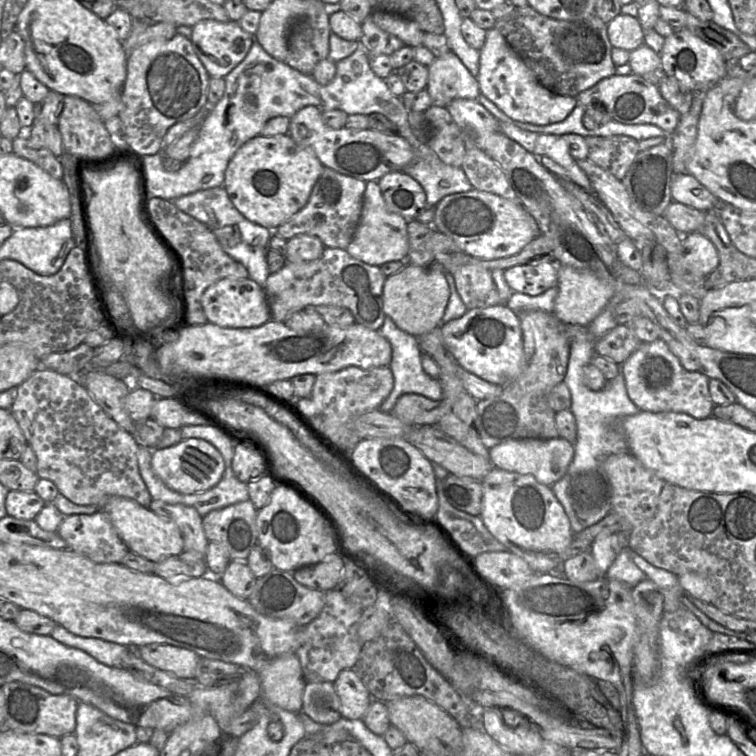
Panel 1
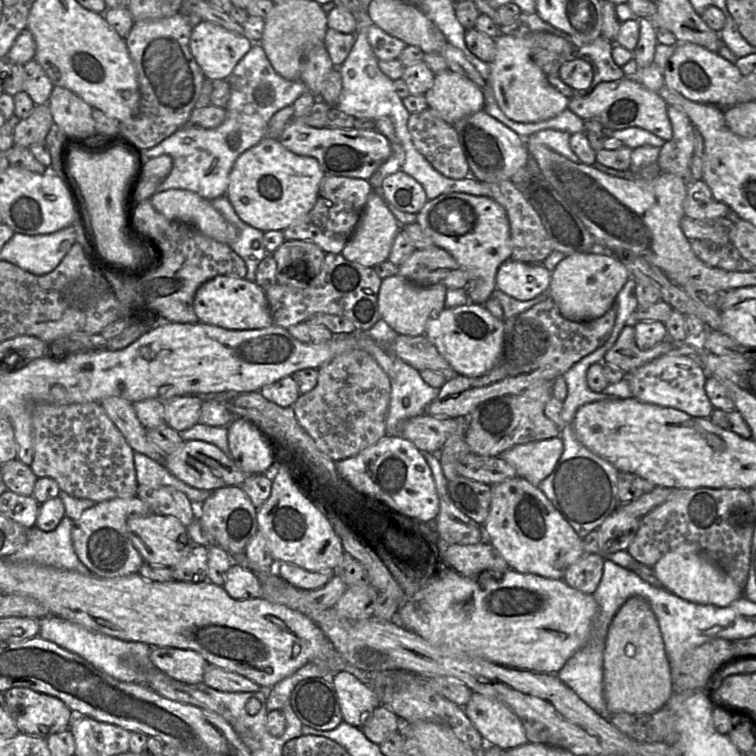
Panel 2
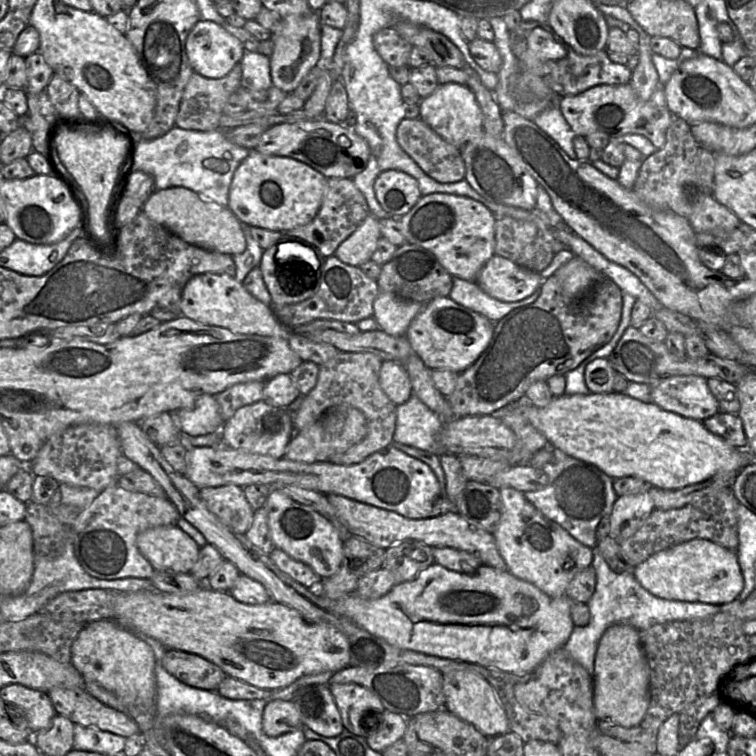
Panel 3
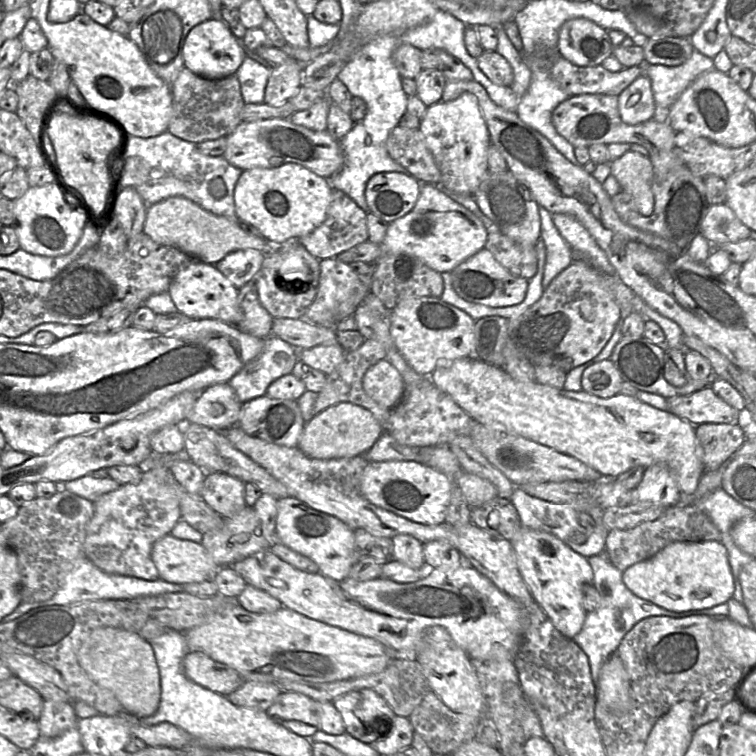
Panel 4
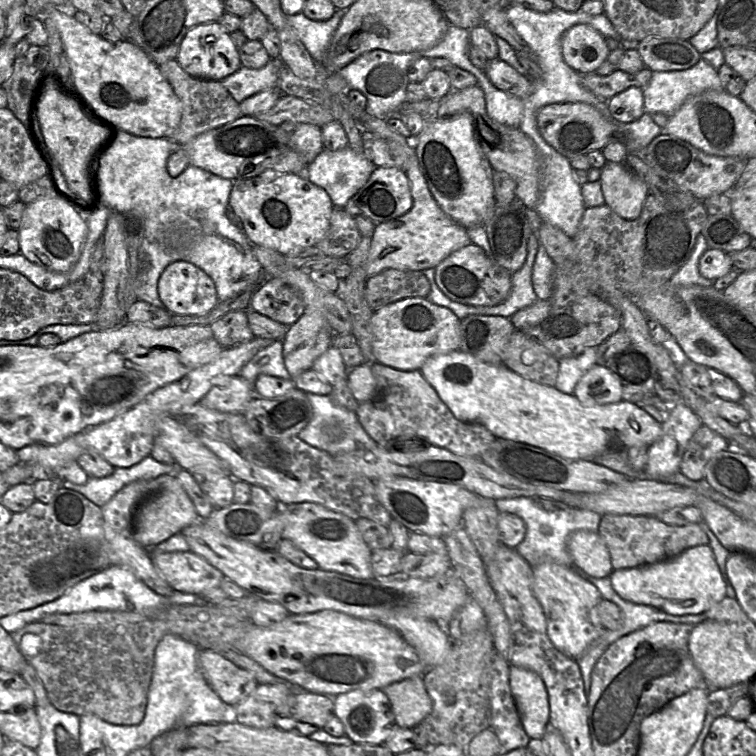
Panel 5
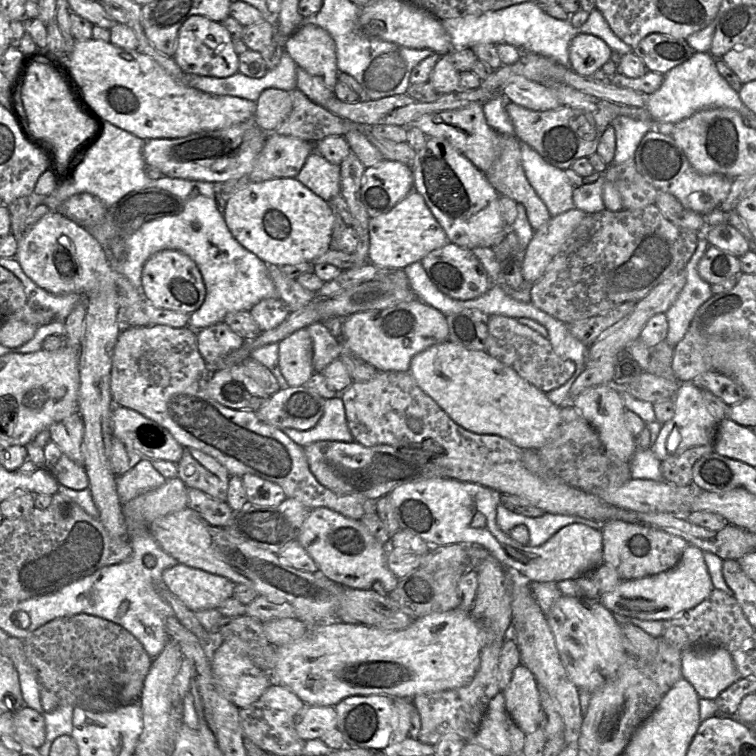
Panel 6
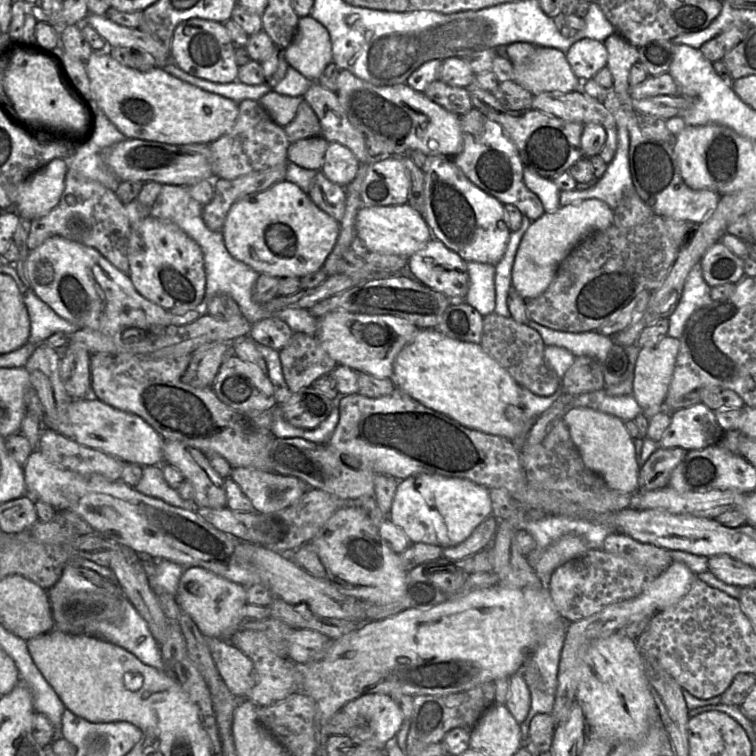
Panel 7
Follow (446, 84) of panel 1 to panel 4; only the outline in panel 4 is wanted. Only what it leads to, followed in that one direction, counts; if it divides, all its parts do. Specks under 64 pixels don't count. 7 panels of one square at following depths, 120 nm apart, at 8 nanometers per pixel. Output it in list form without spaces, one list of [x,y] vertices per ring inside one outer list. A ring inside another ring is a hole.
[[[464,93],[455,100],[441,100],[428,106],[419,129],[440,170],[440,187],[449,192],[474,196],[488,175],[488,148],[491,144],[476,97]]]

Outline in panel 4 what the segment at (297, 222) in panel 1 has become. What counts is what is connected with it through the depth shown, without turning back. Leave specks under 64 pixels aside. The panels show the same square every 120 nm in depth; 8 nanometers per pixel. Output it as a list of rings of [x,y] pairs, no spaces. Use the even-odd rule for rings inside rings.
[[[333,189],[331,201],[324,222],[308,235],[299,238],[302,244],[313,256],[319,260],[335,258],[340,253],[347,251],[368,240],[367,212],[359,207],[356,202],[343,191]]]

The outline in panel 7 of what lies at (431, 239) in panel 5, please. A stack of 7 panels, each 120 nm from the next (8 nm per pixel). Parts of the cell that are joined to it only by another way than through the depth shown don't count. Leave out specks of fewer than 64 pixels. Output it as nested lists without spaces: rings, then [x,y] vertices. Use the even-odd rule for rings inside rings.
[[[408,203],[392,206],[362,205],[357,213],[355,235],[366,245],[369,252],[410,257],[423,249],[433,238],[425,218]]]

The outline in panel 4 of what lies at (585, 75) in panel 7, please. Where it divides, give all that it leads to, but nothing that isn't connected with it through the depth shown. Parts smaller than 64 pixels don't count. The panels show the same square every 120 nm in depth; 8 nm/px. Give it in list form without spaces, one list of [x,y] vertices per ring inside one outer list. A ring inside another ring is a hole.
[[[587,18],[570,19],[559,30],[559,52],[574,65],[600,65],[613,48],[607,30]]]

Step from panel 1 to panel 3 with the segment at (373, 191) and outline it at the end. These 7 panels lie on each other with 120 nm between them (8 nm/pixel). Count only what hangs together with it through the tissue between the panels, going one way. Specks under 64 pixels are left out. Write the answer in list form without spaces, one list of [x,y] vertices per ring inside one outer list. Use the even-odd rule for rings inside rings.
[[[370,213],[362,224],[339,245],[334,255],[346,264],[358,267],[370,261],[377,242],[382,237],[379,221],[379,218]]]

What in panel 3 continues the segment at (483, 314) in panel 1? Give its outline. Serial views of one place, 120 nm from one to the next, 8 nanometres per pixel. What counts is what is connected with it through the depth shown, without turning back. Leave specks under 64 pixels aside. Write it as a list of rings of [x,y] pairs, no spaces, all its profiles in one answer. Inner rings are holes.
[[[436,297],[424,304],[423,309],[409,325],[405,336],[413,351],[427,368],[430,370],[446,369],[459,374],[474,364],[486,350],[492,339],[494,328],[495,323],[485,316],[454,302],[449,297]]]

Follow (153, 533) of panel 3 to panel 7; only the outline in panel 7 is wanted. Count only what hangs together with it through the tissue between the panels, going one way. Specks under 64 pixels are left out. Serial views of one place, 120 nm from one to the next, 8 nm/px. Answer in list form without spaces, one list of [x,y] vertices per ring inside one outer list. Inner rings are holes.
[[[187,567],[179,580],[176,602],[194,620],[205,637],[231,641],[241,628],[241,610],[247,603],[246,587],[201,567]]]

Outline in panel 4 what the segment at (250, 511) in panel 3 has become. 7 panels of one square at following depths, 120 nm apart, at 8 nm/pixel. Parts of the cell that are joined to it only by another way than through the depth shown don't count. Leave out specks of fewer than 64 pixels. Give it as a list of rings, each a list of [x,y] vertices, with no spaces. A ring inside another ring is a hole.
[[[206,473],[200,492],[207,505],[223,518],[244,507],[245,483],[224,473]]]

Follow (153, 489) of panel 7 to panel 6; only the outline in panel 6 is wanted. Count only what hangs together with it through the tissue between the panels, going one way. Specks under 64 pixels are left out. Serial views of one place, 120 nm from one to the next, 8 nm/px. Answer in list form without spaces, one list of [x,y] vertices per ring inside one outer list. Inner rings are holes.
[[[143,458],[129,472],[117,475],[116,489],[121,504],[163,485],[166,478],[153,466],[150,459]]]

